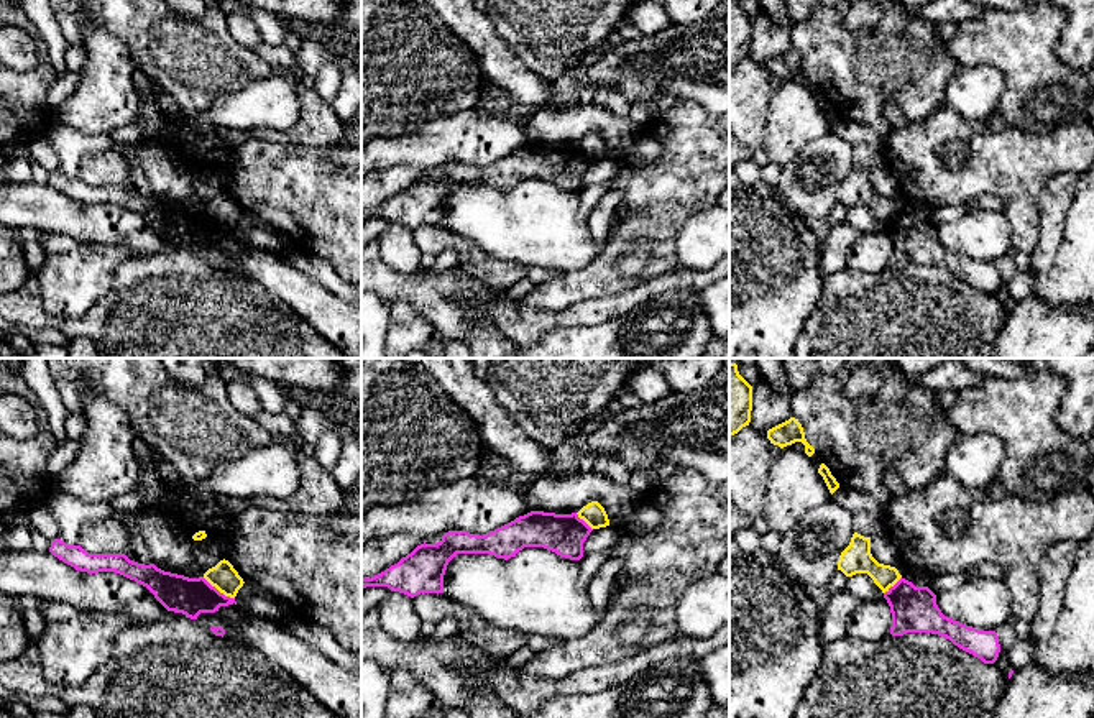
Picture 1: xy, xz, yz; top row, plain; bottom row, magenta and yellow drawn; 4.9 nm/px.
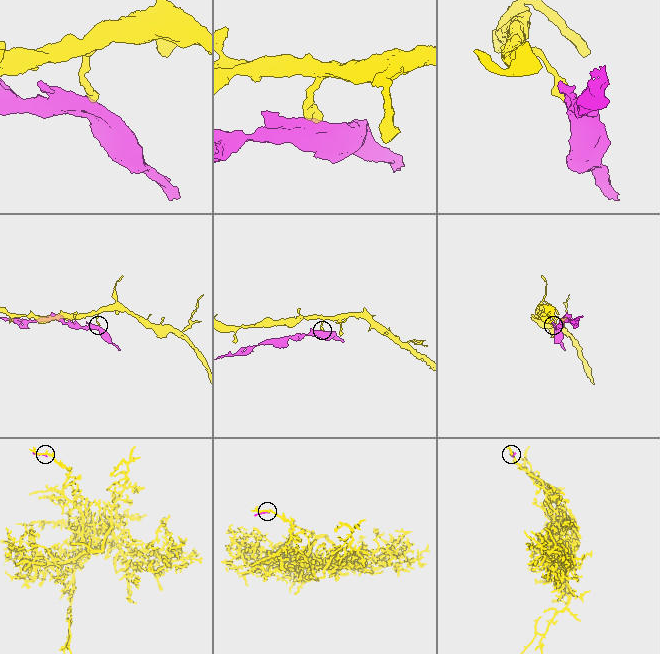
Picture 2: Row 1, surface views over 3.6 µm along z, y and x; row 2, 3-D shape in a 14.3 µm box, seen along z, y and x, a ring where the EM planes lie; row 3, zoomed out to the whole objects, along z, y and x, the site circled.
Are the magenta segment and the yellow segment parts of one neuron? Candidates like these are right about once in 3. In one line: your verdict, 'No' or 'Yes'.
No

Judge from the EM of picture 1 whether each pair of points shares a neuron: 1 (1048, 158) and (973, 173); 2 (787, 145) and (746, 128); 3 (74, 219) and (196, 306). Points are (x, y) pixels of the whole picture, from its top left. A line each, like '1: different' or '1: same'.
1: same
2: different
3: different

